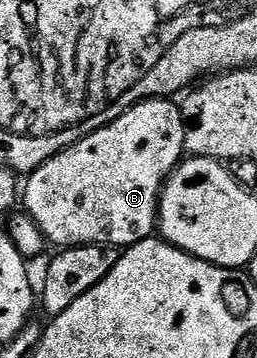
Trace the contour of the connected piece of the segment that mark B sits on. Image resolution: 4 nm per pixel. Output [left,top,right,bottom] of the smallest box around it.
[21,99,185,249]

